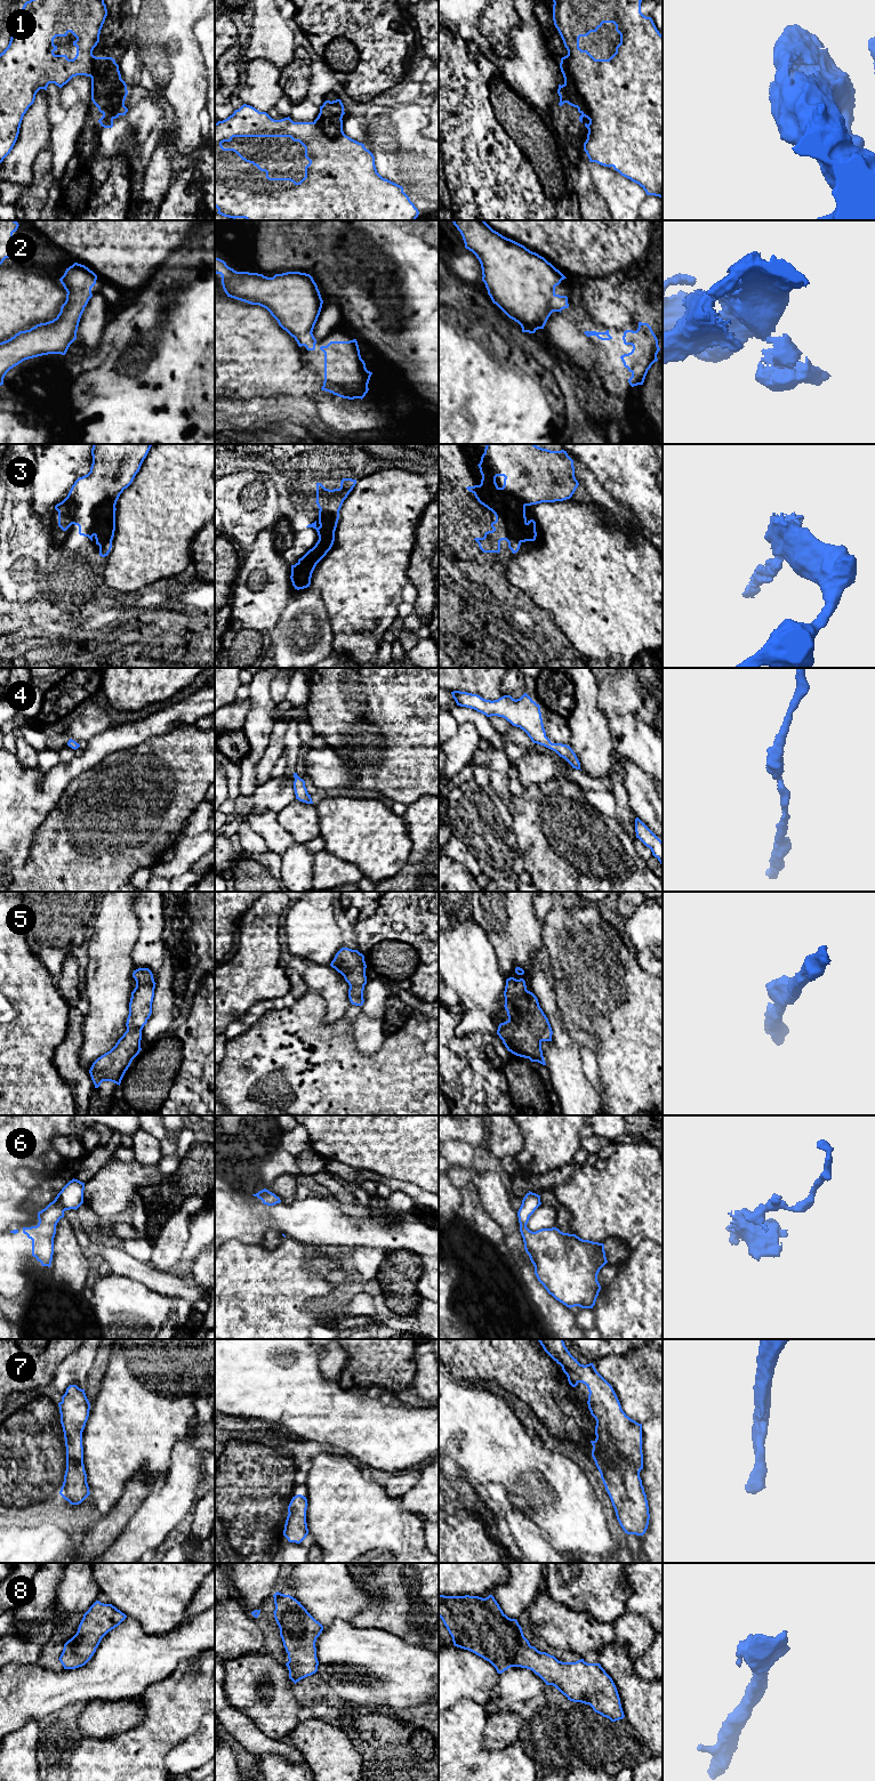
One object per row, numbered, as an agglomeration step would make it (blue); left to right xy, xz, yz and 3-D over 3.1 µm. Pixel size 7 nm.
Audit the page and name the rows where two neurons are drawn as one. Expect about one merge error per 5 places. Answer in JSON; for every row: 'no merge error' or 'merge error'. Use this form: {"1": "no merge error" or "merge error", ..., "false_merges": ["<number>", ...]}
{"1": "merge error", "2": "no merge error", "3": "merge error", "4": "no merge error", "5": "no merge error", "6": "no merge error", "7": "no merge error", "8": "no merge error", "false_merges": ["1", "3"]}

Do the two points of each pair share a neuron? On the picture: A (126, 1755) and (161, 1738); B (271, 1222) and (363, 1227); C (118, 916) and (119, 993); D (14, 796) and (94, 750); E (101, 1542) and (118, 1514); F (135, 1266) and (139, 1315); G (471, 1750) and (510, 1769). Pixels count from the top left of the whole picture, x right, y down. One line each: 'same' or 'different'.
A: same
B: same
C: same
D: same
E: same
F: different
G: same

